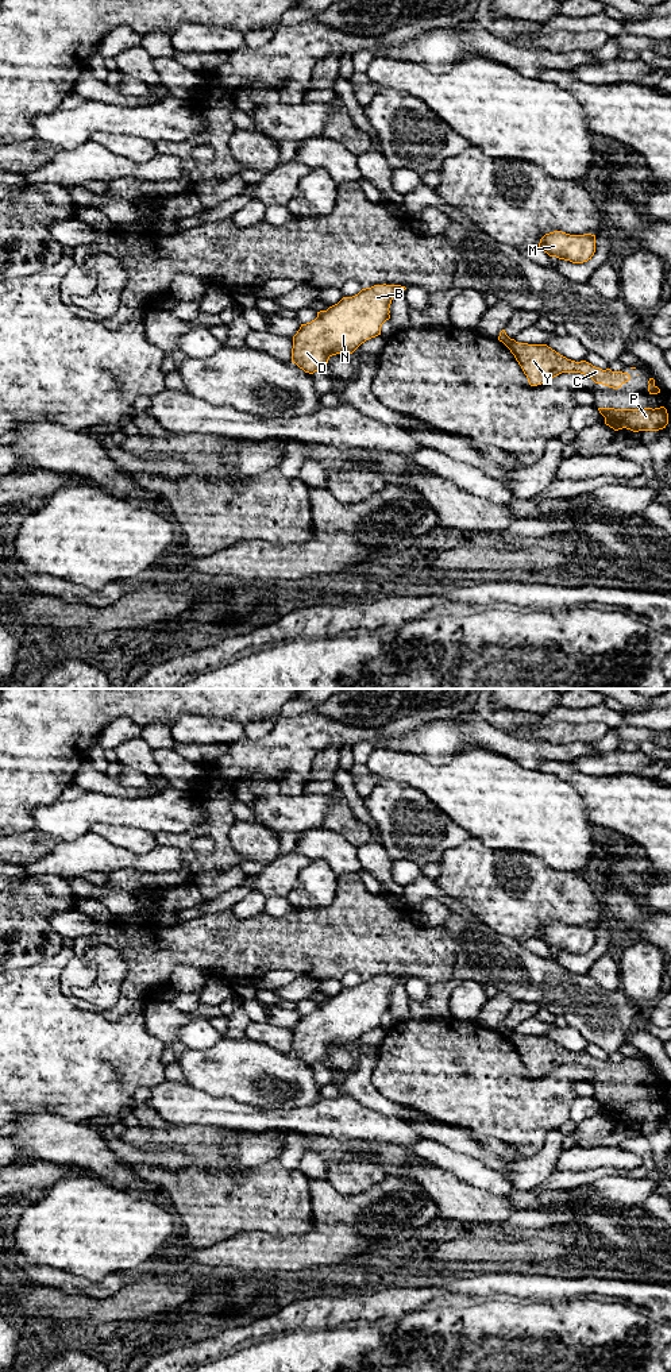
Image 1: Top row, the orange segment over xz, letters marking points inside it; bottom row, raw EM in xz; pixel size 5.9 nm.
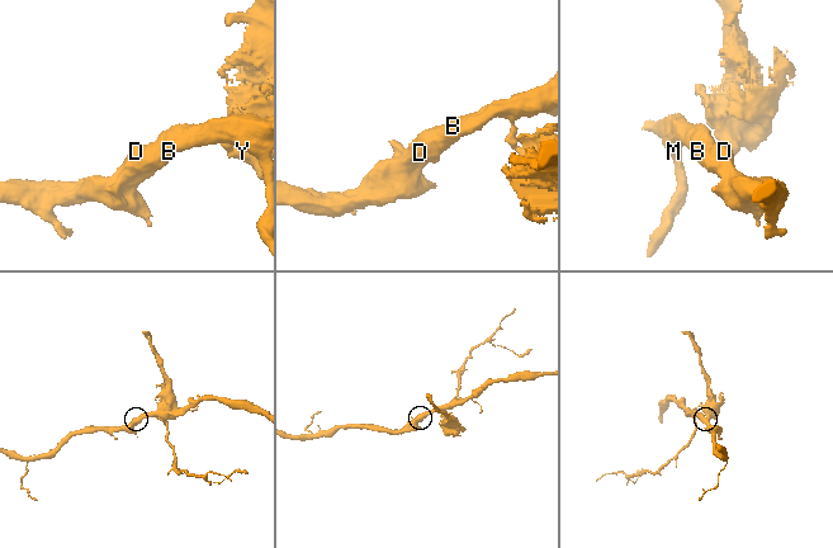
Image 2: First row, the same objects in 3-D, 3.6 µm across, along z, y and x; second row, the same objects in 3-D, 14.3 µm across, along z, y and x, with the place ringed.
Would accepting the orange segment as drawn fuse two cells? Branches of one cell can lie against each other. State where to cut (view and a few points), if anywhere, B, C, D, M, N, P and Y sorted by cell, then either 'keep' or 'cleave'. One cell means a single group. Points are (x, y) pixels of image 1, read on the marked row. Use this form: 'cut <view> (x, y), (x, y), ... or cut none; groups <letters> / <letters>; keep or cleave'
cut xz (511, 339), (504, 343); groups B D M N / C P Y; cleave

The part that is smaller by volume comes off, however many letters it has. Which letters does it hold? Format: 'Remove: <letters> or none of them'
Remove: C, P, Y

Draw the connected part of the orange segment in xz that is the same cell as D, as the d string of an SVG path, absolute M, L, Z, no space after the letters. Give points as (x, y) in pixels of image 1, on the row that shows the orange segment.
M374 285L362 289L352 297L343 297L327 311L317 312L311 323L301 324L293 336L292 362L305 373L313 374L325 369L328 359L336 354L352 354L366 340L381 335L382 324L390 319L390 304L397 292L406 288L401 285Z

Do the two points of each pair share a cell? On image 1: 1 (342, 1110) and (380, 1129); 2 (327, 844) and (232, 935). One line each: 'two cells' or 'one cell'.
1: one cell
2: two cells

